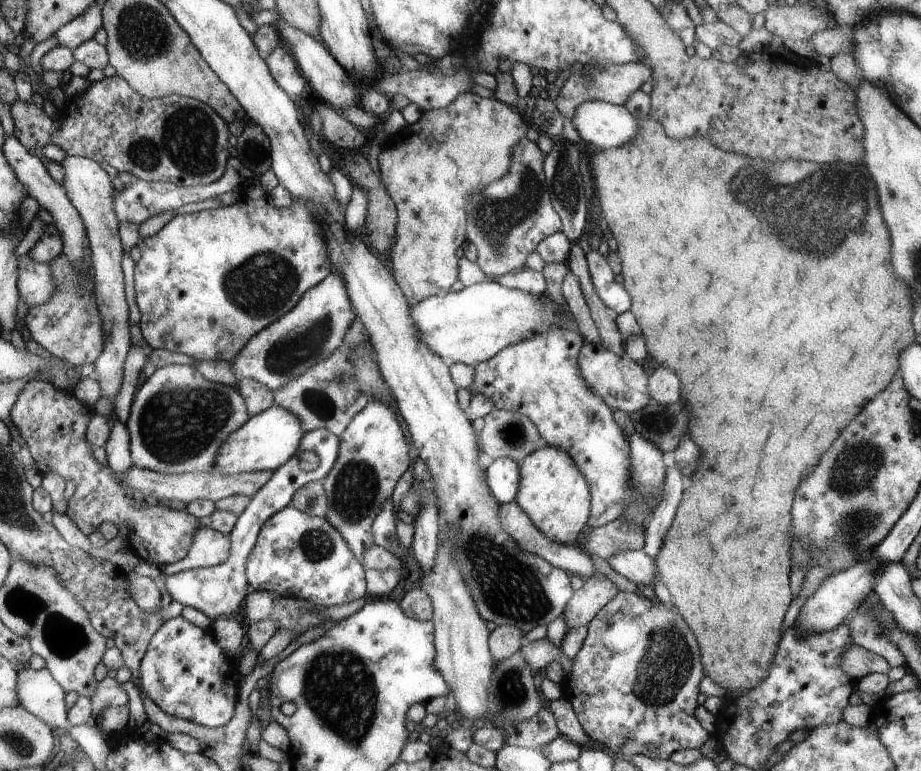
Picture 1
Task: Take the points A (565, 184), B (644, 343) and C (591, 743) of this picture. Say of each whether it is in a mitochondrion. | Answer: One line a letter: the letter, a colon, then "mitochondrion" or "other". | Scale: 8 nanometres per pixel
A: mitochondrion
B: other
C: other

